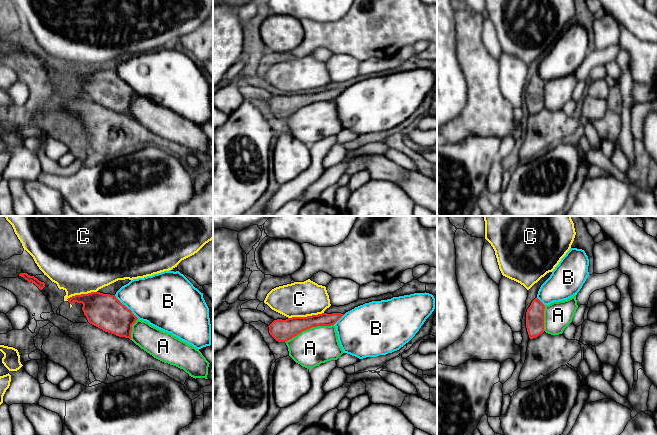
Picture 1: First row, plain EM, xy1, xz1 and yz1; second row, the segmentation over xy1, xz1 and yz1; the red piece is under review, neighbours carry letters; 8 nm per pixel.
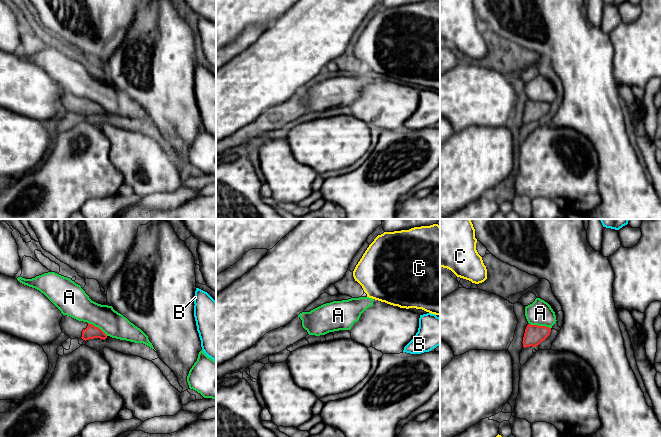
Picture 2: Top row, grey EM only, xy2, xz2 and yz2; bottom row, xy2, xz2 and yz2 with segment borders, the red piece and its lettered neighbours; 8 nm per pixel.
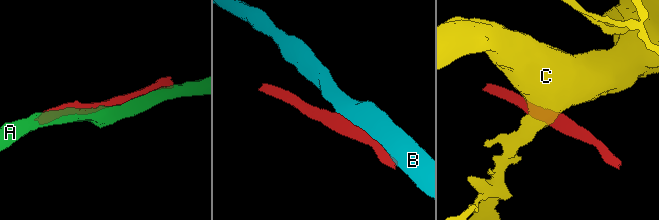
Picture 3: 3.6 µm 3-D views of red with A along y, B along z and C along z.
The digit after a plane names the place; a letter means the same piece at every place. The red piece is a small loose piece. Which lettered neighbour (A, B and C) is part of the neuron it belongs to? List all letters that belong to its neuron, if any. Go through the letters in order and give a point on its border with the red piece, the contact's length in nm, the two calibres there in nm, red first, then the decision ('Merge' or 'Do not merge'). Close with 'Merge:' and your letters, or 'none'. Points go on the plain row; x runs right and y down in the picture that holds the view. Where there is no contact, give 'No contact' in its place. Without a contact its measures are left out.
A: Touches red at xz1 (309, 104). Shared border 420 nm. Thickness 180 nm (red) against 300 nm. Do not merge
B: Touches red at xy1 (125, 82). Shared border 280 nm. Thickness 280 nm (red) against 380 nm. Do not merge
C: Touches red at xz1 (305, 93). Shared border 300 nm. Thickness 180 nm (red) against 280 nm. Do not merge
Merge: none

